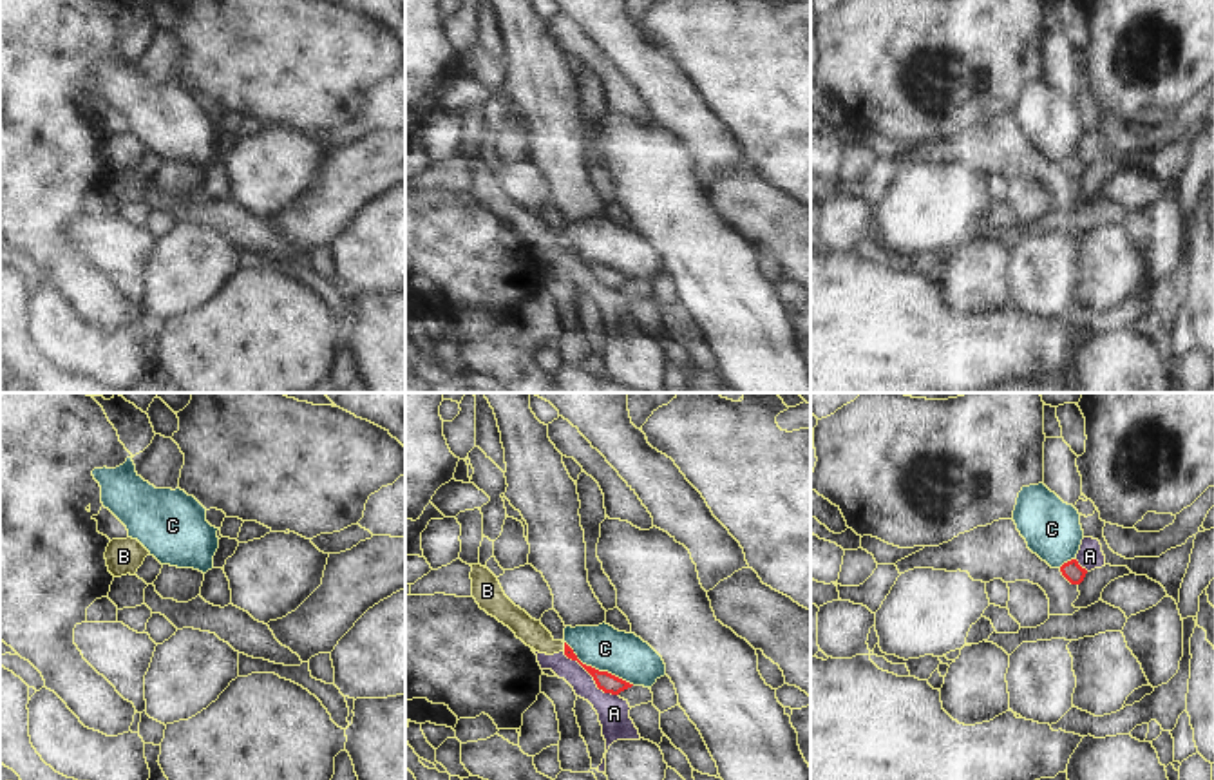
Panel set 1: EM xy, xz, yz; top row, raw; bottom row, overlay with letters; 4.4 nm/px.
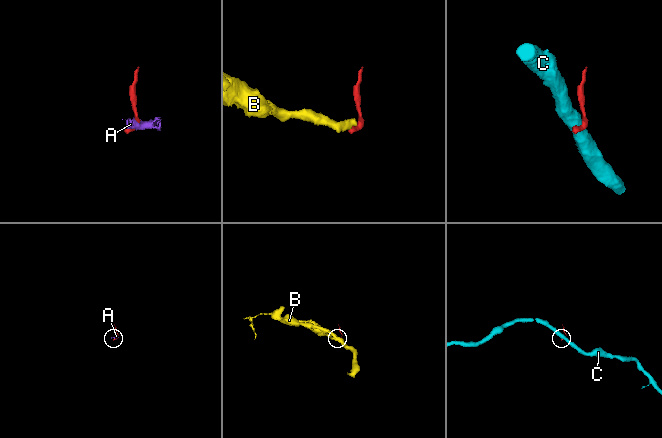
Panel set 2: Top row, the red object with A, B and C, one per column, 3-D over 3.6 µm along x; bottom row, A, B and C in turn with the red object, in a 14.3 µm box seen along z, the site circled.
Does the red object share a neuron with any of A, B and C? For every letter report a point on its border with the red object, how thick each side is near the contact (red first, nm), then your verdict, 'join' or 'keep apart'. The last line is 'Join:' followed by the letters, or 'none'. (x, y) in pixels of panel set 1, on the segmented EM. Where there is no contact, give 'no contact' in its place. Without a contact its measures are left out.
A: contact xz (592, 675); calibres 90 and 140 nm; keep apart
B: contact xz (565, 646); calibres 90 and 110 nm; keep apart
C: contact xz (597, 670); calibres 90 and 200 nm; keep apart
Join: none

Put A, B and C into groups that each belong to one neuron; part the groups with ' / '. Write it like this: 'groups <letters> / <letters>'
groups A B / C

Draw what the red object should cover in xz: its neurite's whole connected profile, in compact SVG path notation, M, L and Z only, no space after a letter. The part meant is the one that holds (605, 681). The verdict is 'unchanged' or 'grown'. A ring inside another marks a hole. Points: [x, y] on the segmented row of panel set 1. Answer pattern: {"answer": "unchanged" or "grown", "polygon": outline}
{"answer": "unchanged", "polygon": "M564 642L564 655L572 661L577 661L593 677L597 688L602 690L604 693L619 695L621 691L633 686L608 671L599 671L592 666L583 664L566 642Z"}

